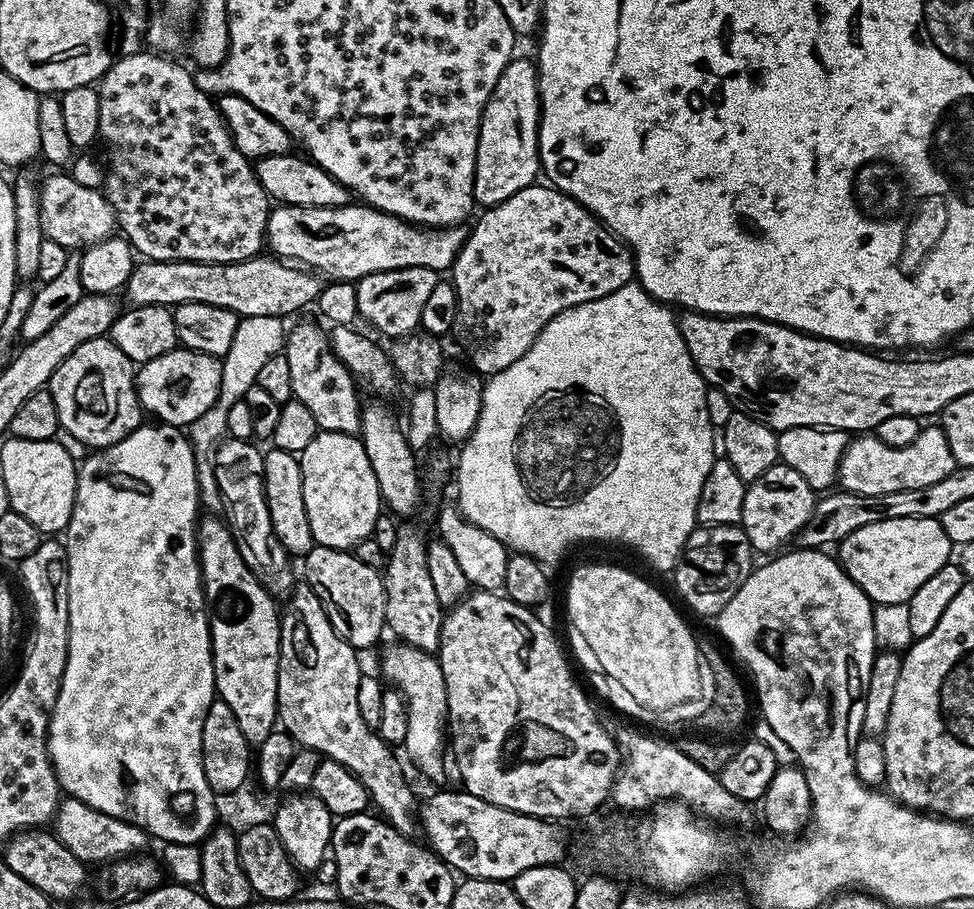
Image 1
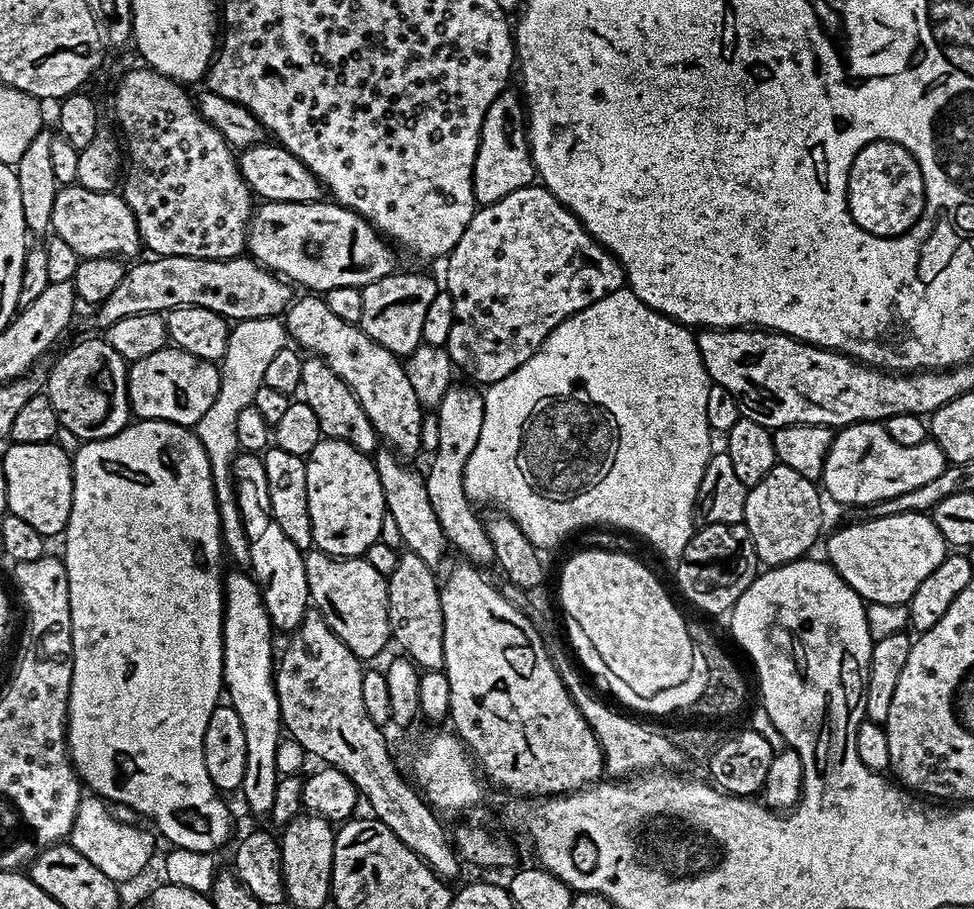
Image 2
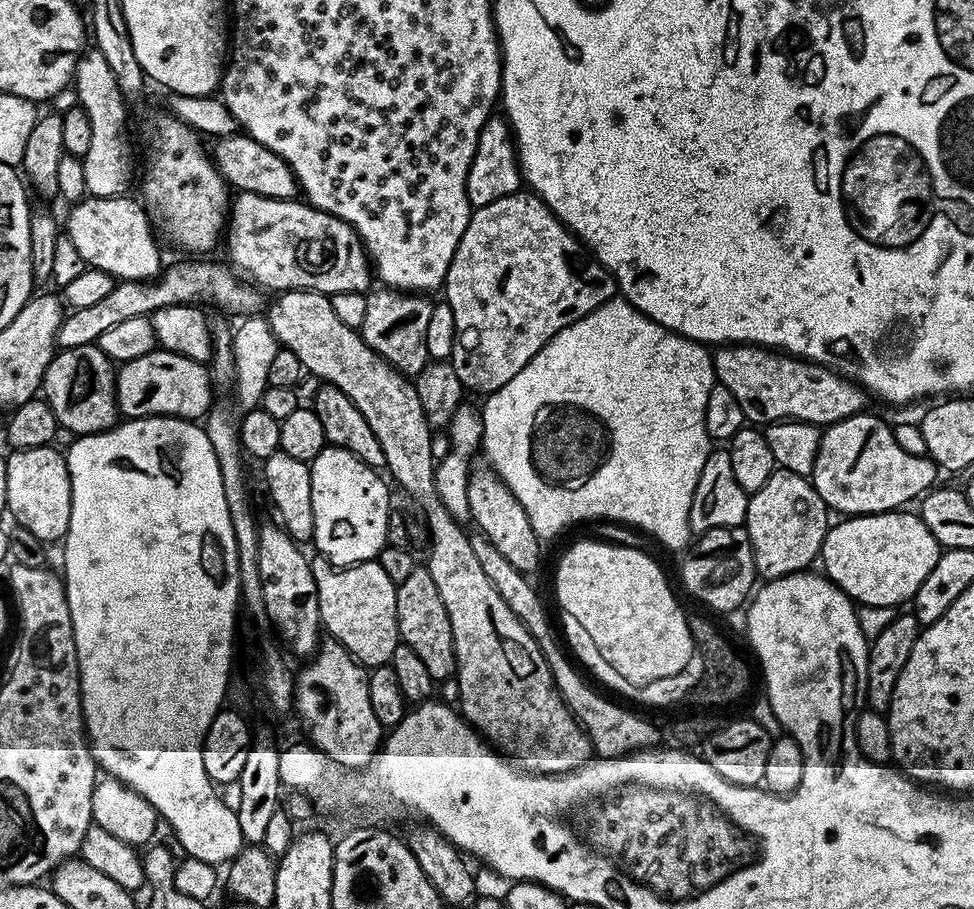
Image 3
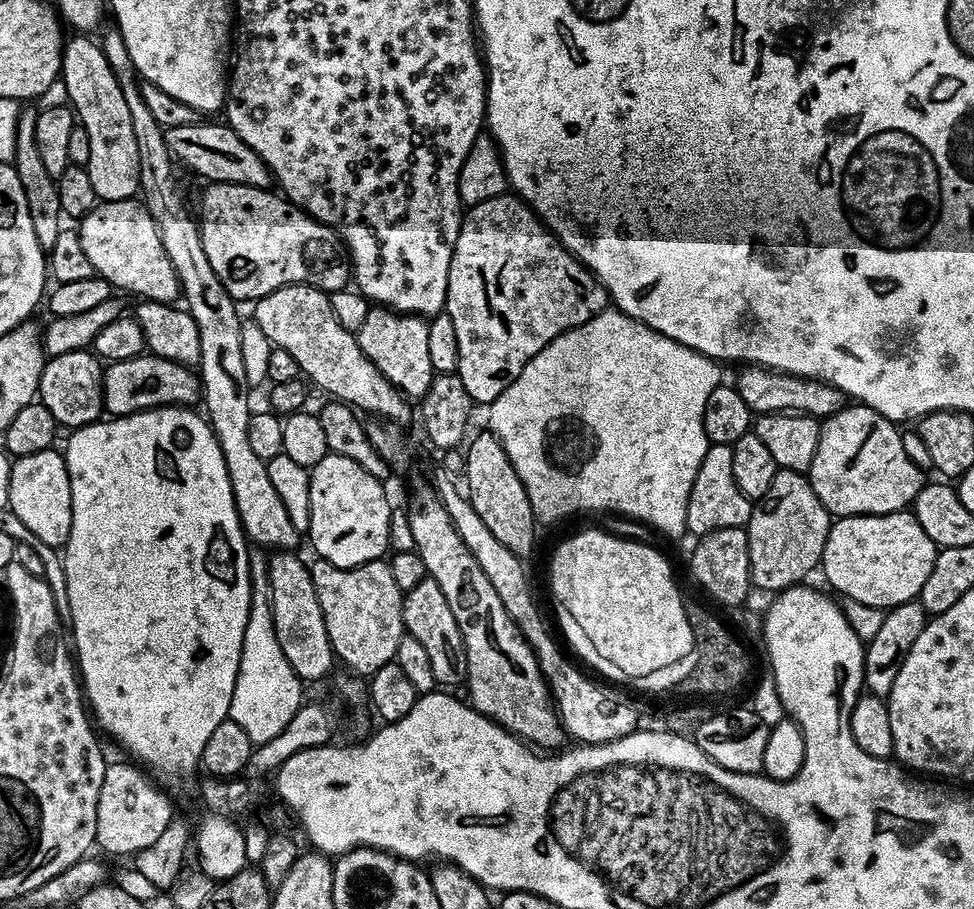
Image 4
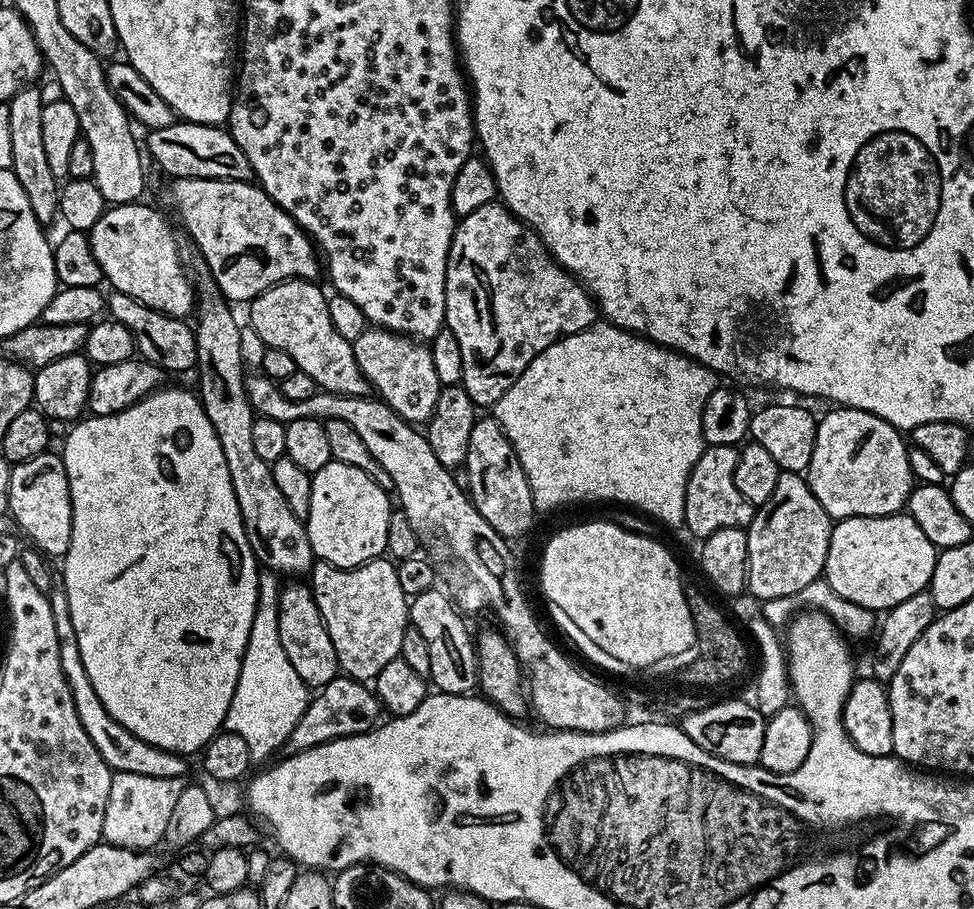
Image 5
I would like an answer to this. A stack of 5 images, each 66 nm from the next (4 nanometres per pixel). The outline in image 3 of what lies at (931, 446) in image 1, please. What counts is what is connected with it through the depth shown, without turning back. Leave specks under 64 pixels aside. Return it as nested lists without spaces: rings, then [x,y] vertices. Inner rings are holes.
[[[861,414],[839,420],[823,429],[820,438],[820,453],[814,462],[814,470],[810,477],[812,485],[818,490],[829,509],[836,508],[840,514],[848,516],[871,516],[877,512],[894,512],[903,509],[912,499],[923,497],[937,483],[938,469],[936,463],[929,460],[927,455],[915,456],[906,454],[892,433],[893,425],[879,420],[876,416]]]

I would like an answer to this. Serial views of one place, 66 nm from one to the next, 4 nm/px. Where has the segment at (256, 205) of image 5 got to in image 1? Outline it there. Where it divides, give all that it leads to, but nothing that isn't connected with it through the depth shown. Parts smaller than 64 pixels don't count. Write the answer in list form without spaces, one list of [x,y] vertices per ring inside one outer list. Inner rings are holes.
[[[349,202],[340,208],[295,208],[285,204],[268,213],[266,244],[277,257],[315,270],[329,281],[357,282],[364,275],[403,267],[428,267],[439,274],[447,273],[468,234],[464,226],[426,228],[411,224],[363,202]]]

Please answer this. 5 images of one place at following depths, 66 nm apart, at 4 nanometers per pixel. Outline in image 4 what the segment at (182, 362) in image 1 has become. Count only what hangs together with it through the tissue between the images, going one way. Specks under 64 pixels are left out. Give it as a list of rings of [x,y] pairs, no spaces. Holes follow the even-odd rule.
[[[141,354],[125,360],[113,360],[104,368],[104,412],[112,418],[151,408],[192,406],[201,396],[200,377],[187,364]]]

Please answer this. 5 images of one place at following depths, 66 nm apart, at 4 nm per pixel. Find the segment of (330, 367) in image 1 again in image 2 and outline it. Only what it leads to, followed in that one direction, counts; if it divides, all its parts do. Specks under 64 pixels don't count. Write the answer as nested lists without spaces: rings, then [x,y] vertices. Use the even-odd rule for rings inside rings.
[[[308,356],[302,364],[301,397],[318,417],[319,430],[325,439],[346,441],[360,452],[373,453],[379,445],[372,424],[356,396],[338,374],[334,374],[320,357]]]

